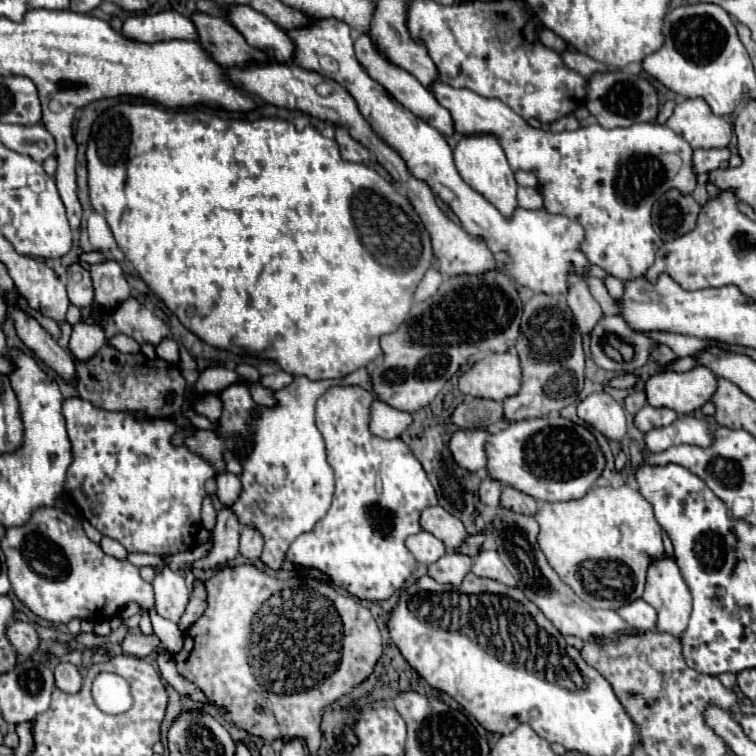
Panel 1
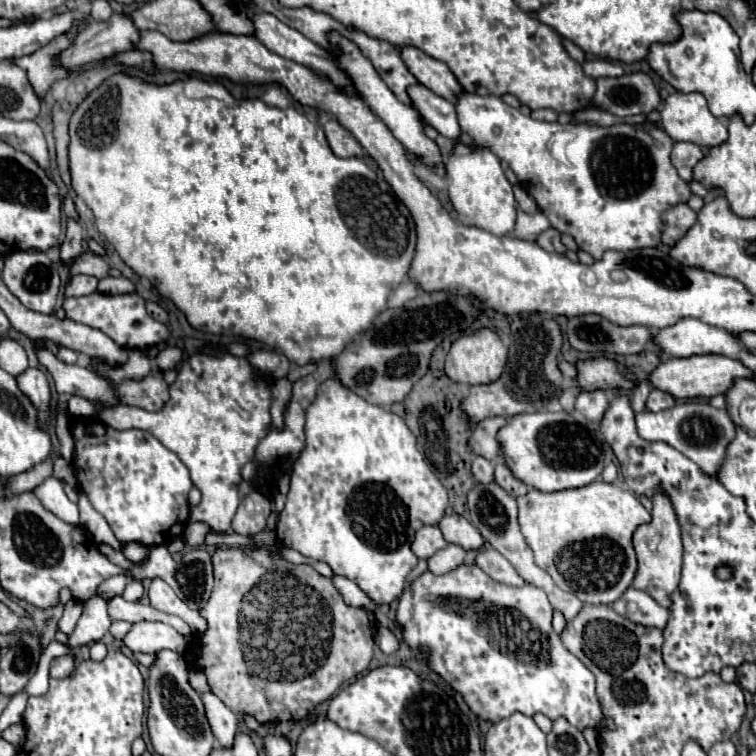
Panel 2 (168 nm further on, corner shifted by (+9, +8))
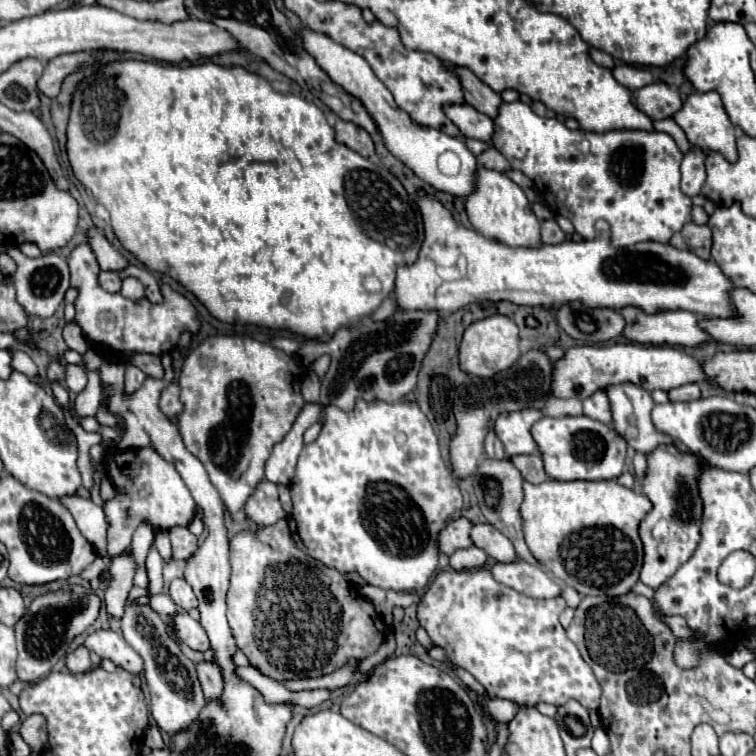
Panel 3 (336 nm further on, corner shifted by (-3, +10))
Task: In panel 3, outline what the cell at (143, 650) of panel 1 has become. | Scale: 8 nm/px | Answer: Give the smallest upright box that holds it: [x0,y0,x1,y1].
[168,613,210,651]

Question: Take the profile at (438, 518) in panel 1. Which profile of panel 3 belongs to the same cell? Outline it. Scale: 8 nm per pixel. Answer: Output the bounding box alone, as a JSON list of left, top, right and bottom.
[472,525,518,563]

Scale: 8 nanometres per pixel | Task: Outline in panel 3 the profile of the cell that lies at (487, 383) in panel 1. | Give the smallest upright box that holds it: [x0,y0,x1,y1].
[460,315,520,377]

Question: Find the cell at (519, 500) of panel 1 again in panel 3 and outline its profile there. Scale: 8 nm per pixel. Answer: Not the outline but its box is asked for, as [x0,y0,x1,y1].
[512,453,548,483]

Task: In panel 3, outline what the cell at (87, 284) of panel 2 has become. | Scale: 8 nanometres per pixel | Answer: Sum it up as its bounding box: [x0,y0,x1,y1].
[100,271,122,293]

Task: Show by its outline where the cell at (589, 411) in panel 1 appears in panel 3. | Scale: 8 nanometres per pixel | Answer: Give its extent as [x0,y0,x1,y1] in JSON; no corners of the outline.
[584,391,612,425]

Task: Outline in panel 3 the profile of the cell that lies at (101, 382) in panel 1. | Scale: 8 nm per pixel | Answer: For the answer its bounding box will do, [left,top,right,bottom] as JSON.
[160,383,184,419]

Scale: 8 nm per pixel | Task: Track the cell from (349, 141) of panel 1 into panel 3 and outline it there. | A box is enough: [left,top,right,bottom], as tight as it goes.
[334,119,374,157]

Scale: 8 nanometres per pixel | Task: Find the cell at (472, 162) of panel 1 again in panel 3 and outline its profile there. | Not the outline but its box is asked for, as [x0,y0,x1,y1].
[466,167,540,247]

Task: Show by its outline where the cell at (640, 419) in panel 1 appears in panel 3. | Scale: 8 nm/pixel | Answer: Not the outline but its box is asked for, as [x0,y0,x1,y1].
[668,383,702,401]

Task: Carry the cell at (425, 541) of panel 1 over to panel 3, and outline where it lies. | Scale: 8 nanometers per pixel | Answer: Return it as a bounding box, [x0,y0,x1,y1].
[438,517,472,555]

